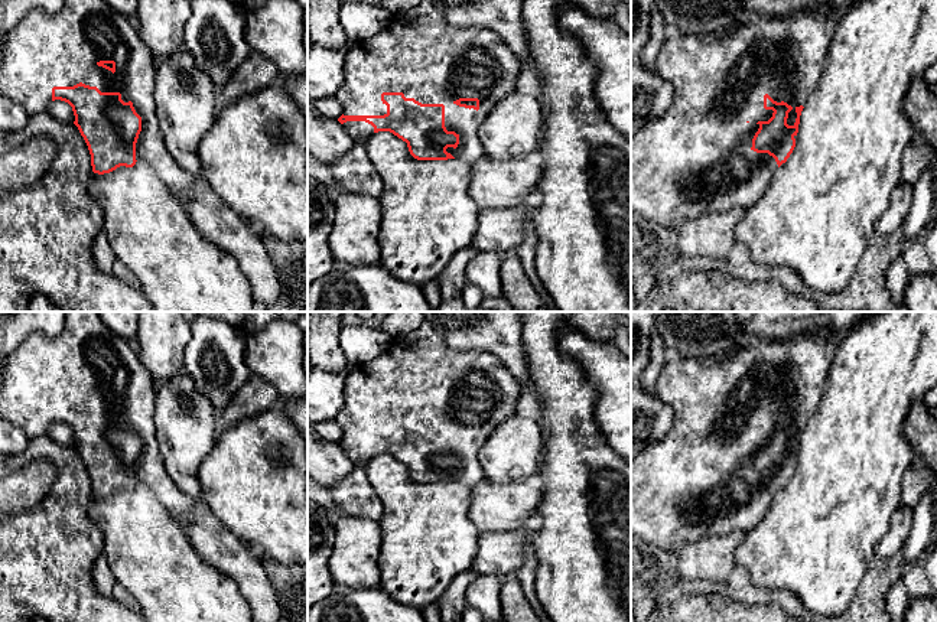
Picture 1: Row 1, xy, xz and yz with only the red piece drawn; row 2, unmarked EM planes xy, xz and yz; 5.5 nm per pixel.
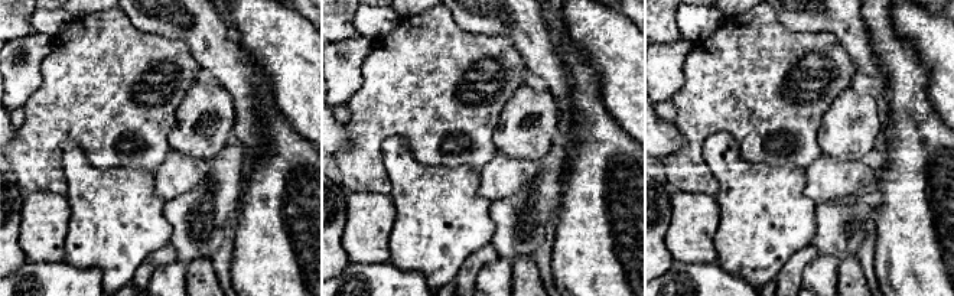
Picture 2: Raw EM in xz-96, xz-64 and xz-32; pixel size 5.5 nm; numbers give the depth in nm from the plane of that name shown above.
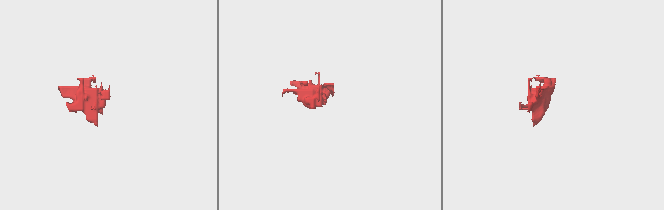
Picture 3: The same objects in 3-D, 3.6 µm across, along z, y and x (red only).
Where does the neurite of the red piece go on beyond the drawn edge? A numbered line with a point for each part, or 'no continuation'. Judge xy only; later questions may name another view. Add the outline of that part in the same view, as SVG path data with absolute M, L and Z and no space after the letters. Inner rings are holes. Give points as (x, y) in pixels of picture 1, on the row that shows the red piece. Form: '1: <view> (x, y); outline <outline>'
1: xy (42, 51); outline M65 0L55 13L30 12L7 33L0 65L0 94L19 104L29 115L35 115L48 113L53 87L82 82L97 87L101 92L120 92L121 100L131 101L141 117L136 160L146 162L178 198L188 202L202 182L185 172L165 144L156 115L154 74L153 55L127 16L104 0ZM100 61L114 61L116 72L98 66Z

